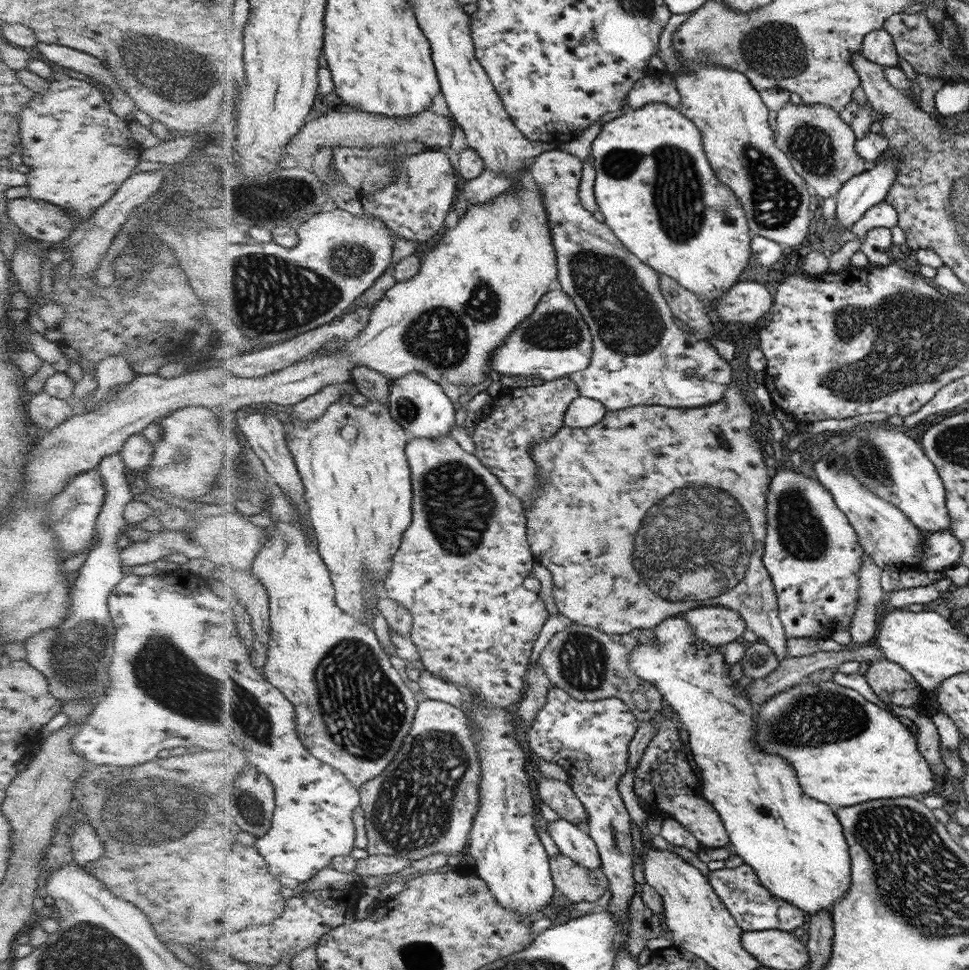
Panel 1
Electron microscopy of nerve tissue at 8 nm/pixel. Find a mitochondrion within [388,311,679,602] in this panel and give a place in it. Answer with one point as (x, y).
(458, 505)

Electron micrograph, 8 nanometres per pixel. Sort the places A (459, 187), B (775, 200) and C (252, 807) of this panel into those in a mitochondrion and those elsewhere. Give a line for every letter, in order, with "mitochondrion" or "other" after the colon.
A: other
B: mitochondrion
C: mitochondrion

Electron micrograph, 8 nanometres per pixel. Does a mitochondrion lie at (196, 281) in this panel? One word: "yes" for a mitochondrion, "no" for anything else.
no

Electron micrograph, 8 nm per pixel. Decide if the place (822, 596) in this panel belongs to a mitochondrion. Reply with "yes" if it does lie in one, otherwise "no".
no

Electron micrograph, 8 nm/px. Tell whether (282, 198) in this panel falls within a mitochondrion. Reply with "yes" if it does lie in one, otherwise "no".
yes

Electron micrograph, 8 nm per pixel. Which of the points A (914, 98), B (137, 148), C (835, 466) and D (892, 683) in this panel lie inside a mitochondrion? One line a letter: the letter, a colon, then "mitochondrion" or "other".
A: other
B: other
C: mitochondrion
D: other

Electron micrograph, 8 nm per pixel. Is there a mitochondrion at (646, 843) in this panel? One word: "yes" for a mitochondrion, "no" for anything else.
no

